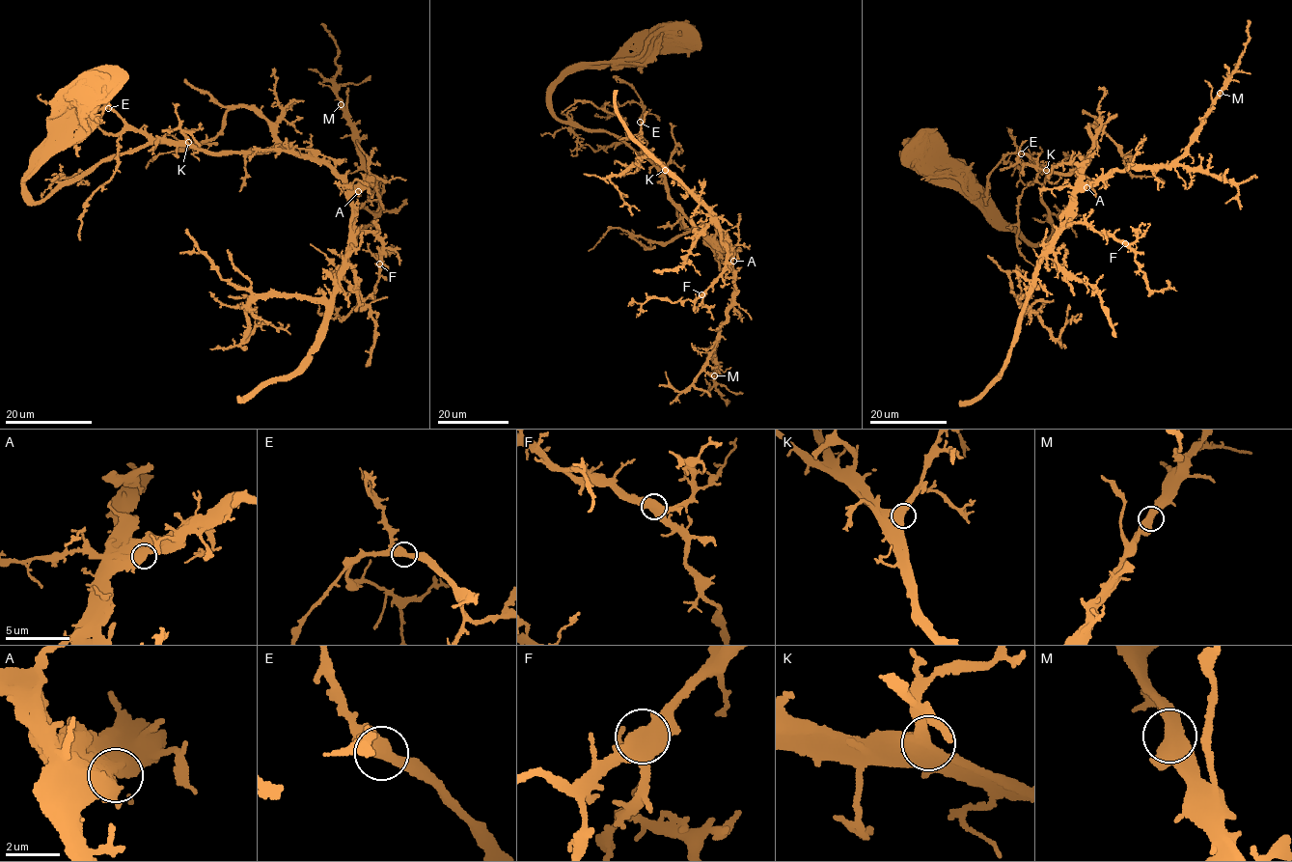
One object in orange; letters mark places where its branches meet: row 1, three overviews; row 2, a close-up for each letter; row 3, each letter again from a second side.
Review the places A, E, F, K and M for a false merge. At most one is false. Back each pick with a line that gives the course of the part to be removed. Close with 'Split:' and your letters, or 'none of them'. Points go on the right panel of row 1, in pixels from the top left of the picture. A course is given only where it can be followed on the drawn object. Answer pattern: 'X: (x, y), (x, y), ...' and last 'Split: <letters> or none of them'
Split: none of them

